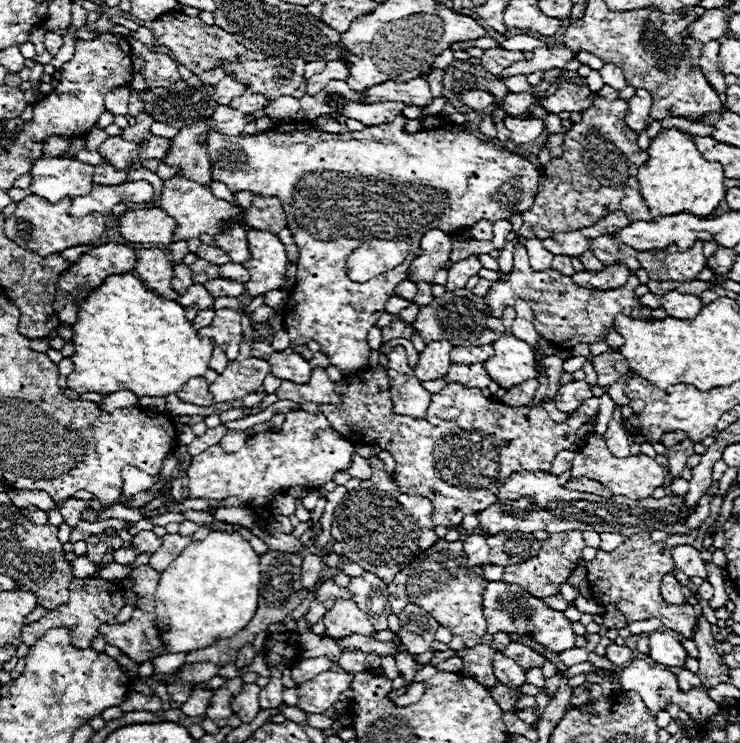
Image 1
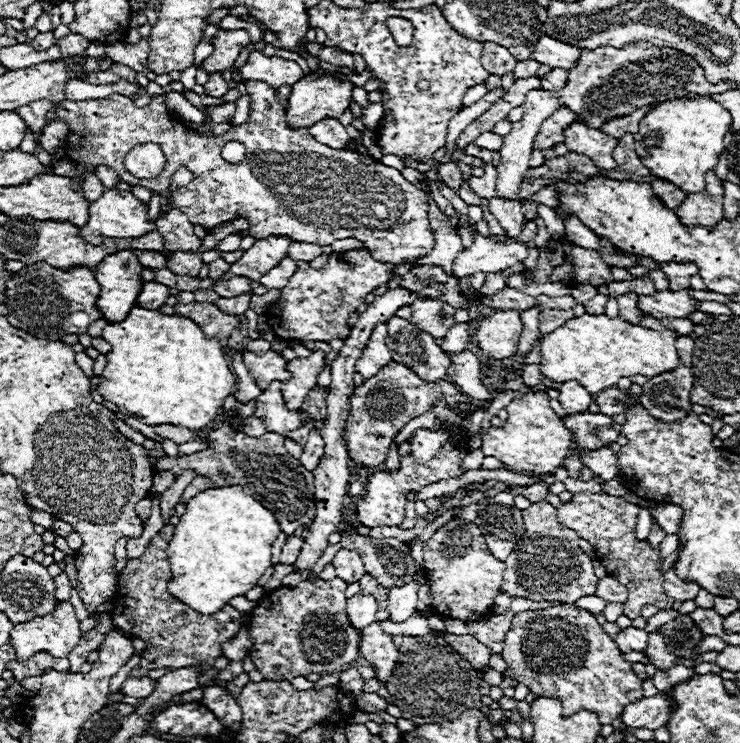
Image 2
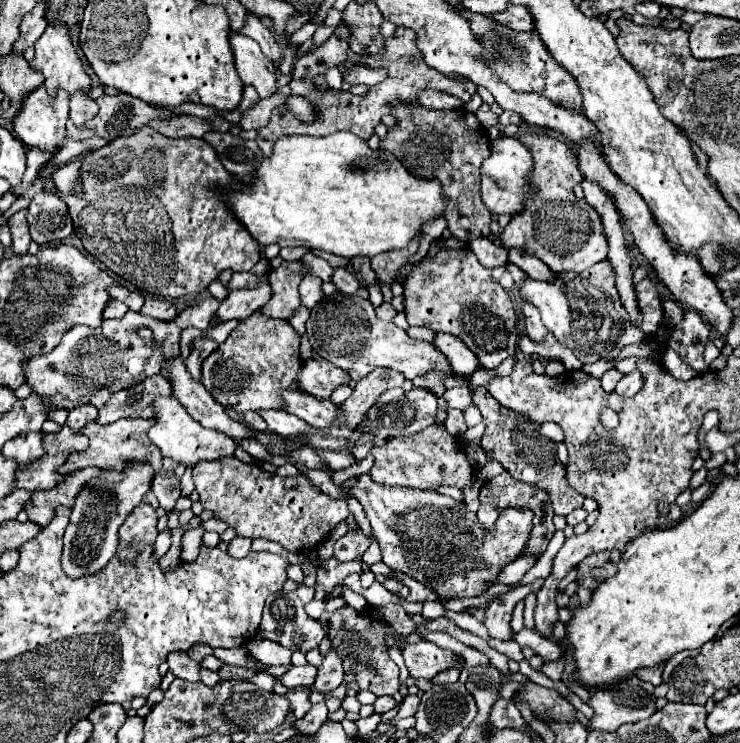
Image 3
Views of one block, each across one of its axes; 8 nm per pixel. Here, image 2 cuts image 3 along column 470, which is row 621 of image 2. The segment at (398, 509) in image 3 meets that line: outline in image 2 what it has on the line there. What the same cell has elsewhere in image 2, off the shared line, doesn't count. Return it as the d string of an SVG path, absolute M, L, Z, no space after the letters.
M564 604L546 610L526 610L514 616L510 630L506 632L502 658L508 662L504 678L518 680L530 688L536 696L558 698L564 708L564 716L572 716L578 710L590 710L598 716L600 724L612 724L626 704L642 698L642 682L638 680L632 664L622 658L616 642L602 630L594 614L576 608L574 604Z

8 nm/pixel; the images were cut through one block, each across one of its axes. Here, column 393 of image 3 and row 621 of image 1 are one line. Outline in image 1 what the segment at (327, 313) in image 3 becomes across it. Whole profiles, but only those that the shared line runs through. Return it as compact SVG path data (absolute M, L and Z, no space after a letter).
M336 598L334 606L324 614L324 626L328 636L340 638L350 634L366 634L374 632L366 614L356 606L352 598Z

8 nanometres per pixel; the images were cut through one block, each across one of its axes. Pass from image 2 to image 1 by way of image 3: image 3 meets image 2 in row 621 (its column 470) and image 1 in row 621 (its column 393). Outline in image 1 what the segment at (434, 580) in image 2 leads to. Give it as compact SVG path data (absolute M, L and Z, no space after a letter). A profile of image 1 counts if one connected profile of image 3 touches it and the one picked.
M440 538L432 548L428 548L428 552L416 556L408 568L402 568L394 576L394 580L388 584L388 594L392 614L404 610L406 604L416 604L432 614L440 626L446 626L452 634L462 636L466 644L478 644L486 634L486 620L482 614L484 588L486 582L482 578L482 568L466 568L462 540L444 542Z

